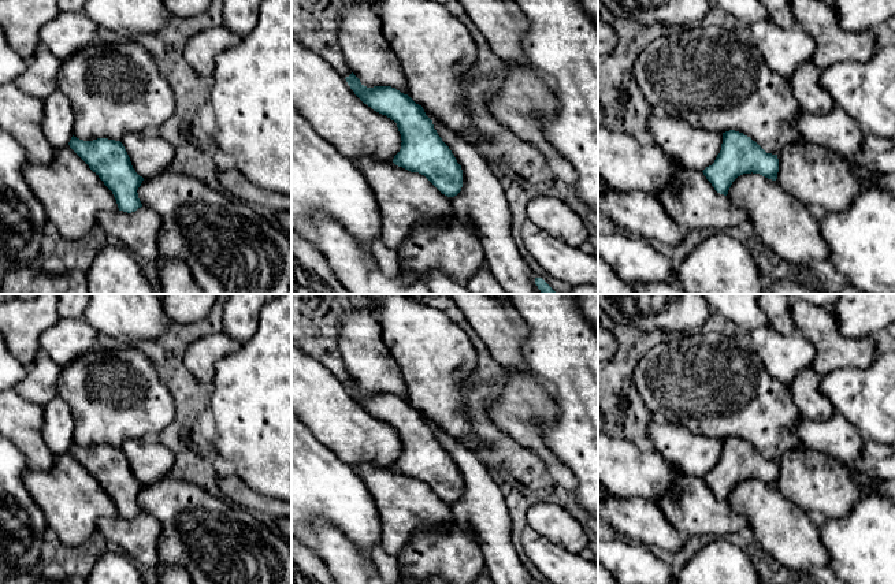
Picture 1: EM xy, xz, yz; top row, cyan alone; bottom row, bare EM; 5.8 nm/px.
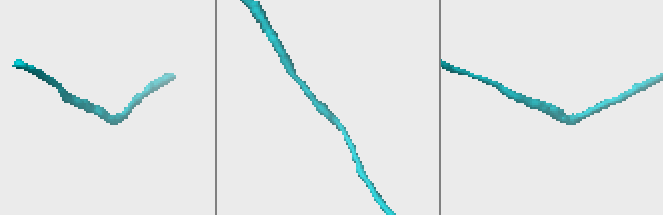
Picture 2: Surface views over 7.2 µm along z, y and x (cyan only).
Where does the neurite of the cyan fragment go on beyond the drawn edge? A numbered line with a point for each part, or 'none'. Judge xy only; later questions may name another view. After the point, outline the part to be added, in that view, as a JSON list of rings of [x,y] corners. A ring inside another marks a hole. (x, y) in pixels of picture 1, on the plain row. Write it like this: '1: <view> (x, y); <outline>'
1: xy (71, 501); [[[70,453],[55,454],[51,469],[29,468],[22,480],[41,509],[48,528],[53,529],[59,536],[59,543],[67,547],[78,547],[88,542],[97,531],[100,518],[119,516],[112,498]]]

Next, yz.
1: yz (791, 536); [[[743,480],[732,488],[727,502],[734,512],[749,520],[749,529],[777,563],[806,576],[817,566],[829,565],[829,554],[821,542],[818,521],[786,498],[777,487],[760,480]]]

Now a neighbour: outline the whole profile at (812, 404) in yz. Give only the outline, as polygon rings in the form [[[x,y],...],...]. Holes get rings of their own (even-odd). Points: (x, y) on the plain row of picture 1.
[[[807,368],[787,384],[802,419],[824,421],[836,414],[832,402],[820,391],[821,377]]]

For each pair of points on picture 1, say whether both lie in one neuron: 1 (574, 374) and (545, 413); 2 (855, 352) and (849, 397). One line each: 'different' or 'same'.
1: different
2: different

